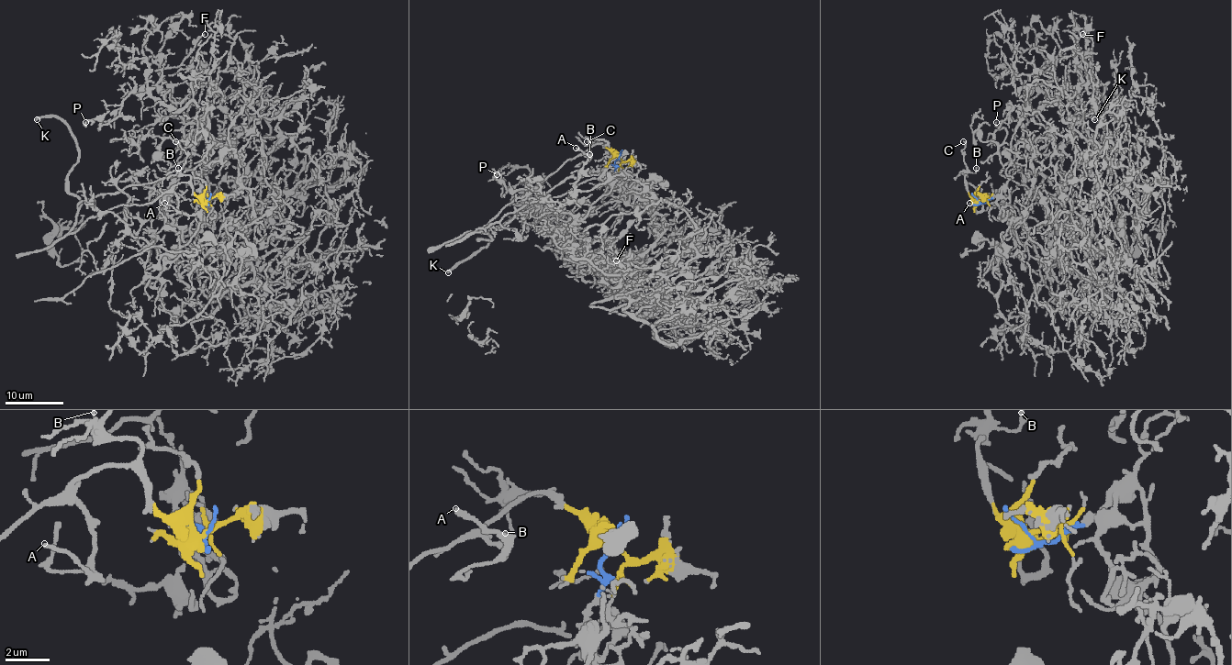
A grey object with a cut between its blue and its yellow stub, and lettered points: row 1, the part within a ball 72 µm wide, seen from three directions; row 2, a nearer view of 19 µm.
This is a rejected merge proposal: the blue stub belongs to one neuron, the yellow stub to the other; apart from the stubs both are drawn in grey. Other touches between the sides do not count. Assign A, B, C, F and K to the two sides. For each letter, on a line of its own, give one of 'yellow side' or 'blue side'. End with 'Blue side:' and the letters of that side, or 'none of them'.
A: yellow side
B: yellow side
C: yellow side
F: blue side
K: yellow side
Blue side: F

